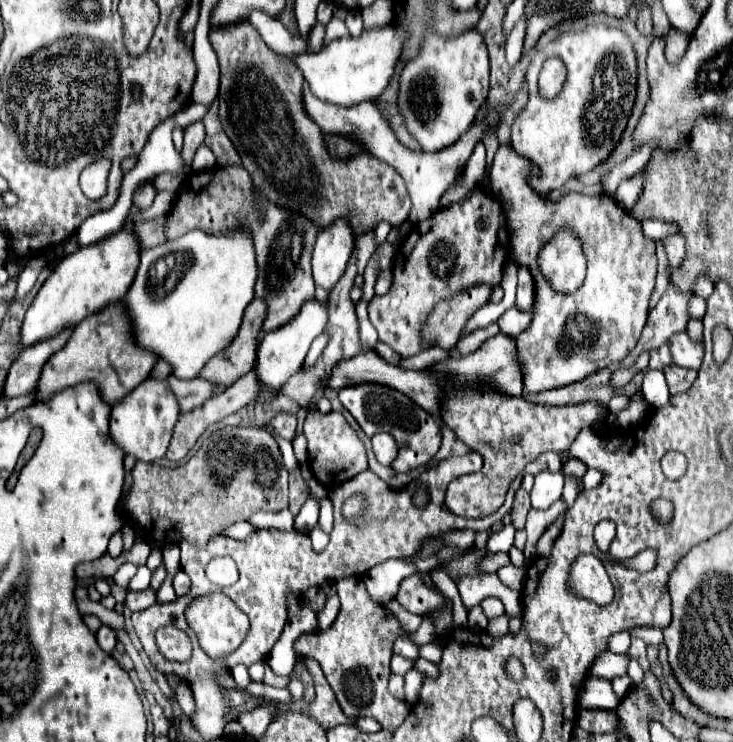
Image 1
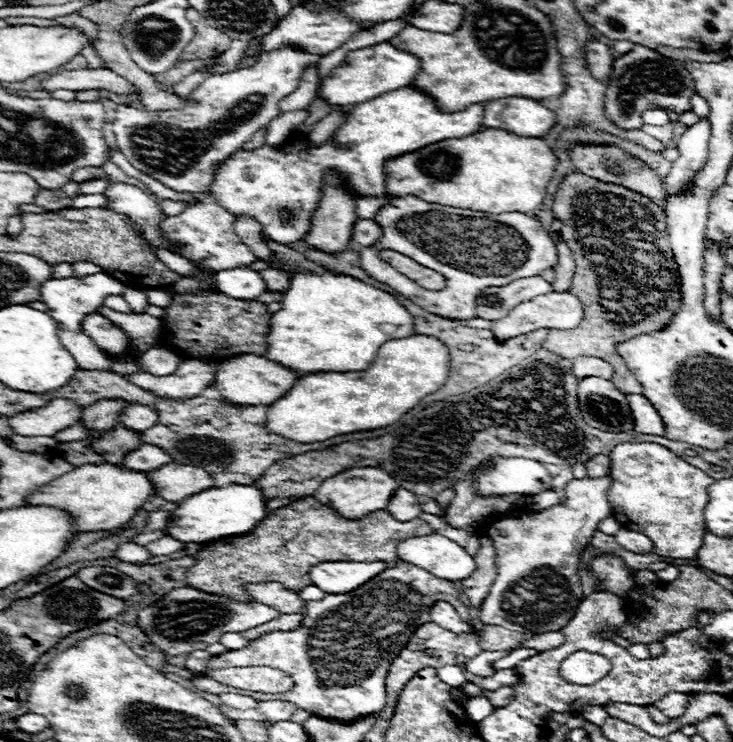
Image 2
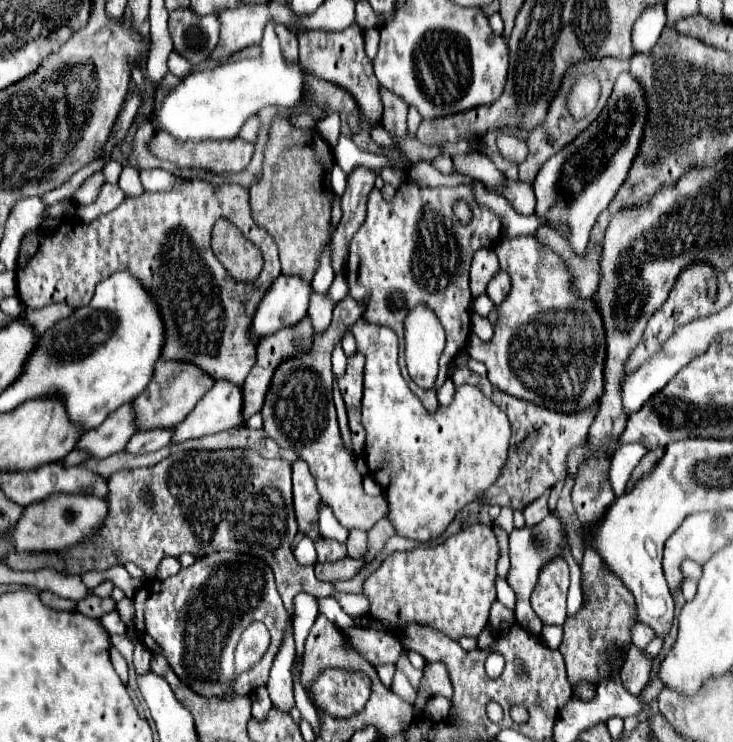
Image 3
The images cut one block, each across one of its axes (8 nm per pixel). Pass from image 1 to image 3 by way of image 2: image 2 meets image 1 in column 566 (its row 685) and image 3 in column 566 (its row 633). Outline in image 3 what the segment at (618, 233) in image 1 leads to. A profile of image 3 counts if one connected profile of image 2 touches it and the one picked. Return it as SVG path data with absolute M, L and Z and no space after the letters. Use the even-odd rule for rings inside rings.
M532 234L530 236L502 236L496 244L496 254L500 258L500 268L512 278L512 292L500 304L500 318L494 326L494 338L482 344L480 338L470 336L470 346L466 350L474 360L480 360L488 368L488 380L502 392L540 404L542 408L552 408L556 412L580 412L592 408L602 394L602 368L604 368L604 328L594 300L582 300L570 290L570 274L562 260L548 252Z

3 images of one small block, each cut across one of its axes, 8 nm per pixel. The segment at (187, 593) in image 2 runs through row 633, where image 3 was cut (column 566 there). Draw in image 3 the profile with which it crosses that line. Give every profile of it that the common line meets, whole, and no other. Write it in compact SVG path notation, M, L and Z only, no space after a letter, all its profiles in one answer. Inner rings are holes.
M624 72L618 76L614 90L600 116L584 132L580 132L580 136L576 136L576 140L572 140L568 148L548 158L536 174L534 214L546 220L550 226L568 226L568 244L578 256L586 254L588 234L598 214L610 204L610 200L626 180L632 158L638 150L644 122L644 92L640 84L628 72Z

